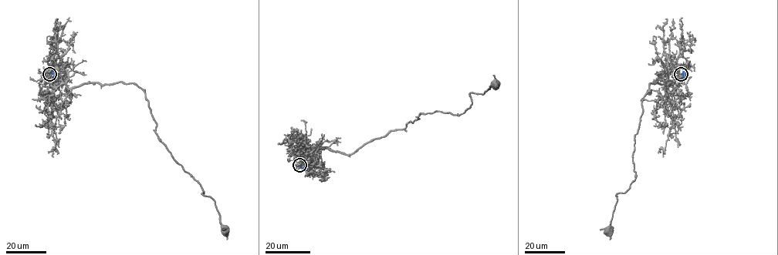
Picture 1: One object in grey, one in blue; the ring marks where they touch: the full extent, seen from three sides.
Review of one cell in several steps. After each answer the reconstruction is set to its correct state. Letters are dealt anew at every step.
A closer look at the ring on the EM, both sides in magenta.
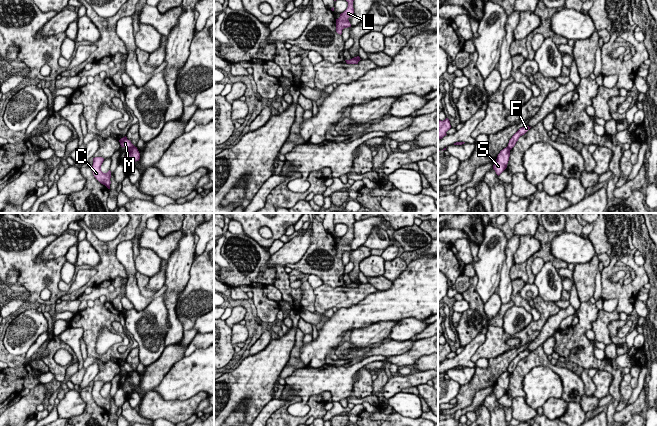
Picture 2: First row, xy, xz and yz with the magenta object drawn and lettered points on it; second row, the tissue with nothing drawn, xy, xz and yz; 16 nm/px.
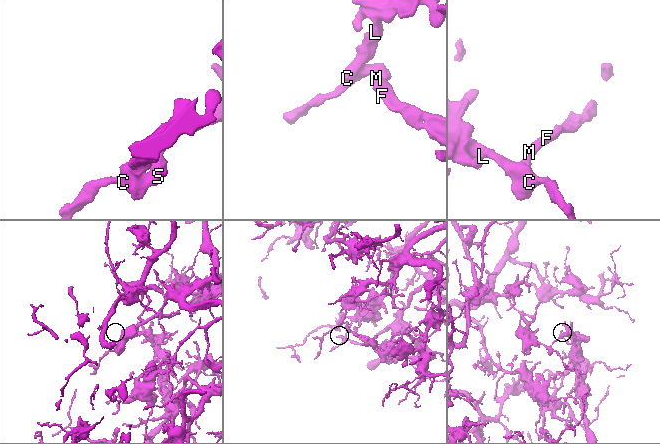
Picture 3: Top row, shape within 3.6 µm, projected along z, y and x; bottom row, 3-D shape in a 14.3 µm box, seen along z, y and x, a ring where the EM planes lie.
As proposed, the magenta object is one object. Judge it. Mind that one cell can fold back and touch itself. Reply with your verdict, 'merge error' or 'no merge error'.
merge error

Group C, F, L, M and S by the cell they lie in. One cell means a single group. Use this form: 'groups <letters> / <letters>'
groups C L S / F M

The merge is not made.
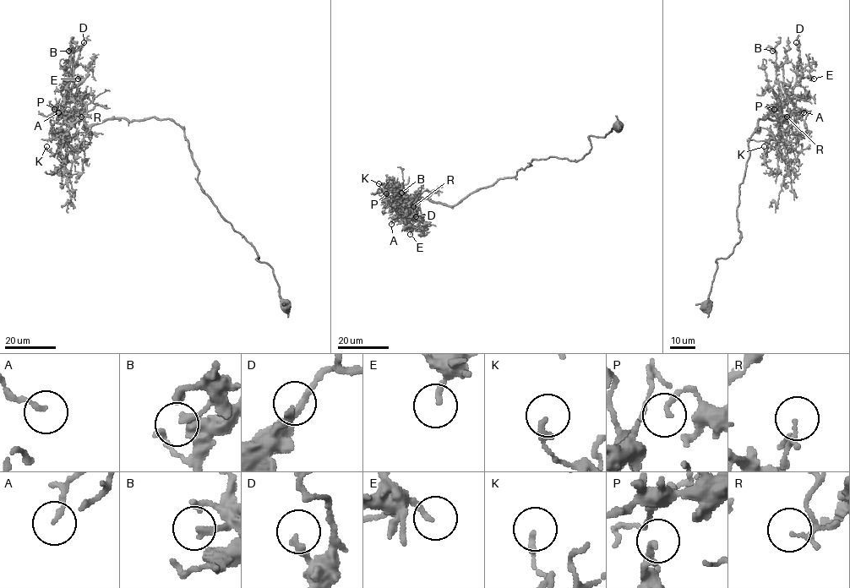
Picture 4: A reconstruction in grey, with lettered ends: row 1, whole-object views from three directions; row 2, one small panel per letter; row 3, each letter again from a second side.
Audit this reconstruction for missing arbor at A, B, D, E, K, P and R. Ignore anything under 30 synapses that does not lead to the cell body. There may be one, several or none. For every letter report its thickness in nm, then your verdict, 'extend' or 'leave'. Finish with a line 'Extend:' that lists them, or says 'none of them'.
A: 150 nm | leave
B: 240 nm | leave
D: 220 nm | leave
E: 160 nm | leave
K: 200 nm | leave
P: 100 nm | leave
R: 110 nm | leave
Extend: none of them

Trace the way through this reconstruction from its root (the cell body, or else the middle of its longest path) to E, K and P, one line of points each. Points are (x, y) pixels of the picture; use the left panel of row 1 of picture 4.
E: (286, 306), (273, 269), (198, 182), (185, 131), (154, 117), (87, 125), (86, 106), (73, 100), (78, 78)
K: (286, 306), (273, 269), (201, 187), (185, 131), (172, 121), (78, 120), (59, 150), (46, 146)
P: (286, 306), (273, 269), (198, 182), (178, 125), (154, 117), (68, 122), (54, 109)

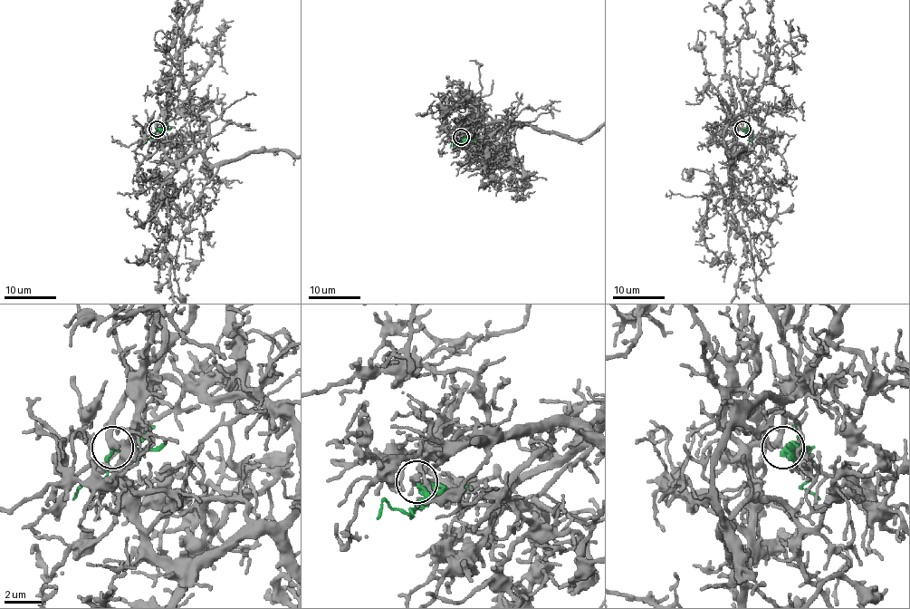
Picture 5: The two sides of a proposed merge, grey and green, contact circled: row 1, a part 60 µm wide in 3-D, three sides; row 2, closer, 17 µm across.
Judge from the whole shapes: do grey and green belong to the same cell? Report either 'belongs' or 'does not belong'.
belongs

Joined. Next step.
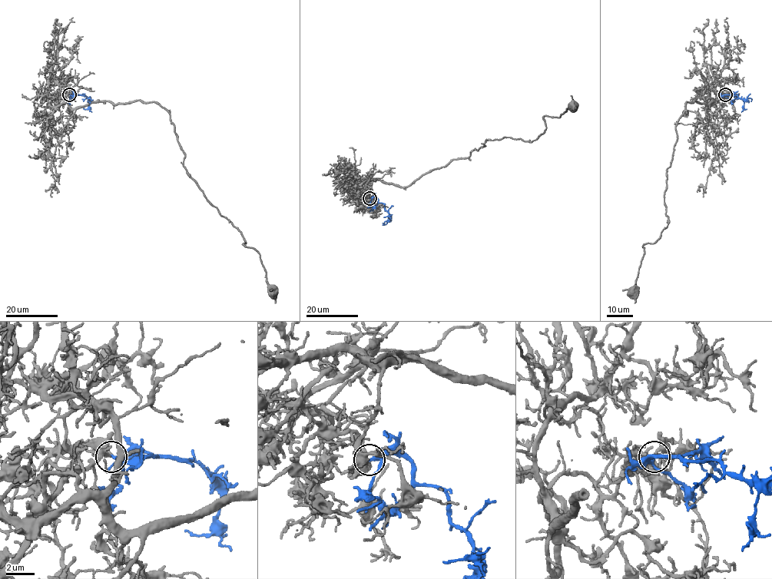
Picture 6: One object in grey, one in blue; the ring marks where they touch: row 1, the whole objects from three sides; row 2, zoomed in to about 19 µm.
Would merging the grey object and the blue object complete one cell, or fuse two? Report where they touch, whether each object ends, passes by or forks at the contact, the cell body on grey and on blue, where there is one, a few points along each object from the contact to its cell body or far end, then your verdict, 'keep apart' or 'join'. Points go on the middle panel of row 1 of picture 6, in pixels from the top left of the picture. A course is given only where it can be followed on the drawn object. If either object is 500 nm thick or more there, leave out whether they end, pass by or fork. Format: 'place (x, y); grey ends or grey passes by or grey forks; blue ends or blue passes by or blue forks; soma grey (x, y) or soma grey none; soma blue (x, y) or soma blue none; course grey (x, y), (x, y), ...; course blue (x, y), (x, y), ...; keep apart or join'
place (369, 198); grey passes by; blue passes by; soma grey (572, 105); soma blue none; course grey (370, 198), (358, 188), (365, 178), (407, 186), (486, 140), (531, 141), (543, 117), (573, 105); course blue (370, 198), (376, 197), (385, 206), (390, 217), (383, 217); join

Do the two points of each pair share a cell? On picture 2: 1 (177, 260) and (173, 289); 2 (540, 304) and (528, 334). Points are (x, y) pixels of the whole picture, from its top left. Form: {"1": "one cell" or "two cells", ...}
{"1": "one cell", "2": "one cell"}

